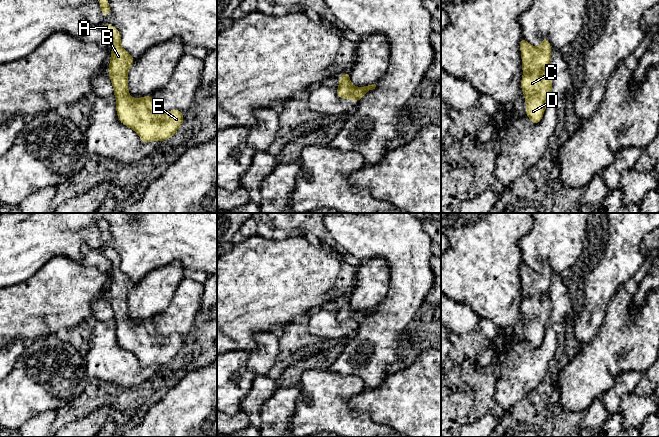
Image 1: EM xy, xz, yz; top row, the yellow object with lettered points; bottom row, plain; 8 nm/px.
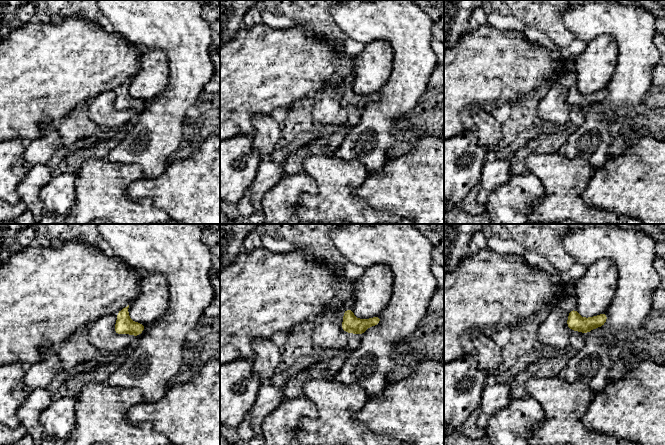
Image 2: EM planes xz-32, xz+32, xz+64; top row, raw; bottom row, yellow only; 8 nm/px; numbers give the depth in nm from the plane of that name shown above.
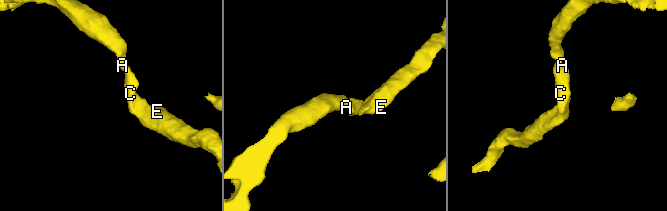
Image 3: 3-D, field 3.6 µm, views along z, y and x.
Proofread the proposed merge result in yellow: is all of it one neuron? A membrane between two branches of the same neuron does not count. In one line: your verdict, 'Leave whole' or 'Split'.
Leave whole

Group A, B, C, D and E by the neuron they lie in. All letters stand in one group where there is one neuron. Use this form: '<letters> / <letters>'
A B C D E

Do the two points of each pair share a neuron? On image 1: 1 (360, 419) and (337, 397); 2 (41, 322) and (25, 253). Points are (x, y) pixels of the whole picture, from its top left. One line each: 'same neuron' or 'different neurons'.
1: same neuron
2: different neurons

